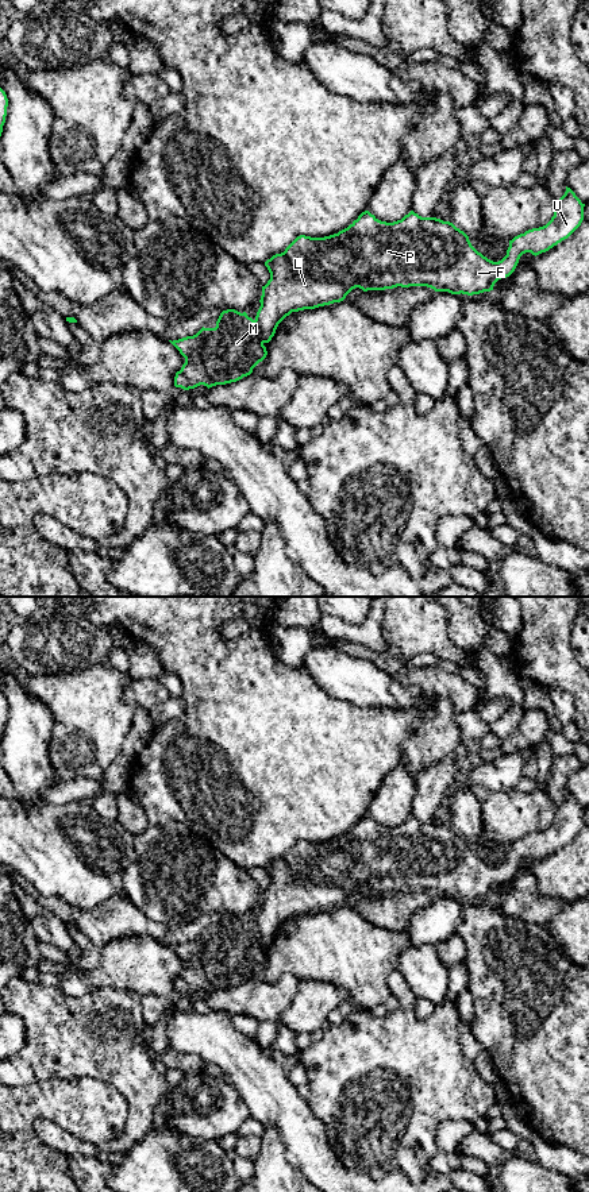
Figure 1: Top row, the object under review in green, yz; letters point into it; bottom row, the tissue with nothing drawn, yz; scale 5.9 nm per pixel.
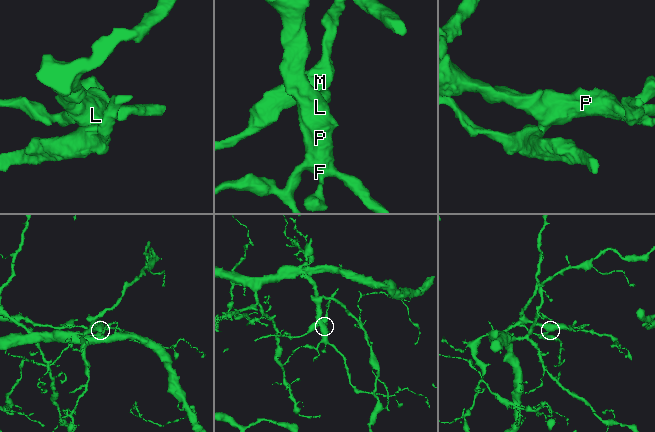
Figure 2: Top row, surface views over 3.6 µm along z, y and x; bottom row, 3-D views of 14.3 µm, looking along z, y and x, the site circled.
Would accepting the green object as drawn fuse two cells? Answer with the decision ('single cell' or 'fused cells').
fused cells

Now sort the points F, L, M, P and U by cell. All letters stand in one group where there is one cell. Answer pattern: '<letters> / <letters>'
F L P U / M

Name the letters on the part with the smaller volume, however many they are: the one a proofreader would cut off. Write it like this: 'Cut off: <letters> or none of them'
Cut off: M

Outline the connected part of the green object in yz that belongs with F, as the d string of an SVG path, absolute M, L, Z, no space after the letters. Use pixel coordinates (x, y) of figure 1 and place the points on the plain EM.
M566 791L565 799L555 807L551 825L543 832L528 834L509 845L507 860L498 867L493 867L478 857L471 850L469 841L453 828L436 822L421 822L413 815L393 828L381 826L369 815L365 815L347 833L338 838L324 842L300 840L284 857L276 859L265 867L270 877L270 884L262 891L261 911L255 921L259 942L262 948L269 948L278 929L292 917L340 907L355 892L367 896L393 894L397 891L427 891L435 896L462 898L467 900L490 896L498 884L507 883L515 876L523 859L531 857L536 861L567 844L581 830L584 811L585 809Z

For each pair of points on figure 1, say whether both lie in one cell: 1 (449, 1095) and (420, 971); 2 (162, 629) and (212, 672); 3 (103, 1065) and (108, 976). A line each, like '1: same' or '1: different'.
1: different
2: same
3: different

